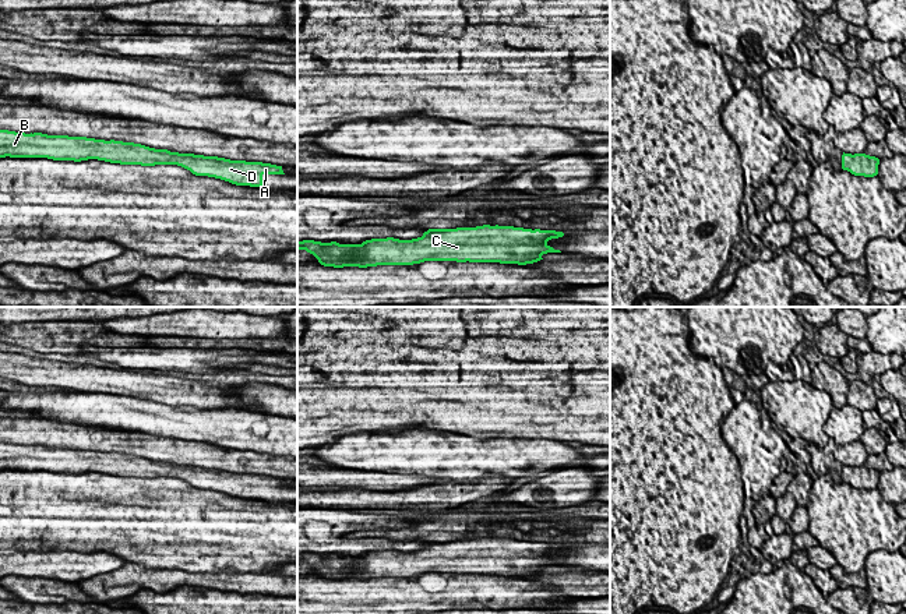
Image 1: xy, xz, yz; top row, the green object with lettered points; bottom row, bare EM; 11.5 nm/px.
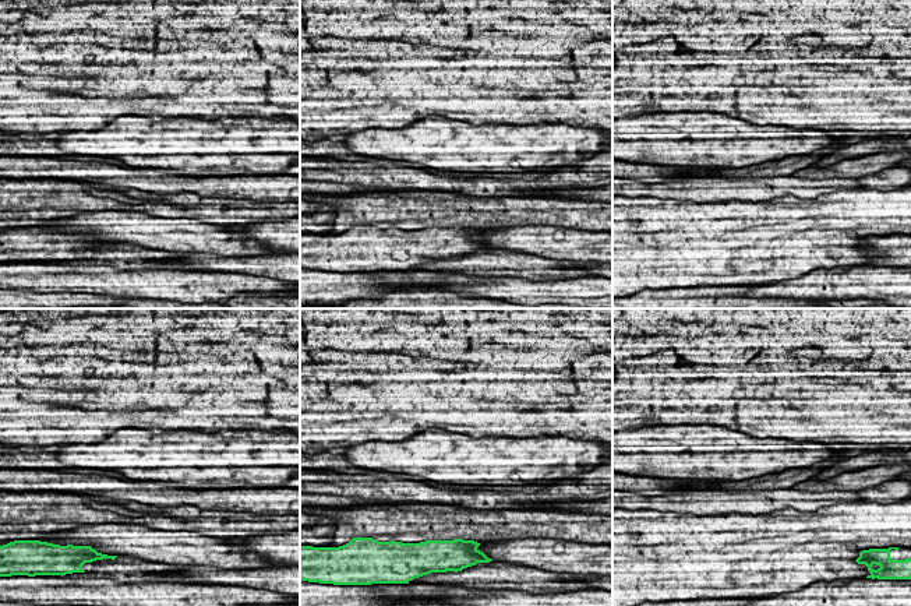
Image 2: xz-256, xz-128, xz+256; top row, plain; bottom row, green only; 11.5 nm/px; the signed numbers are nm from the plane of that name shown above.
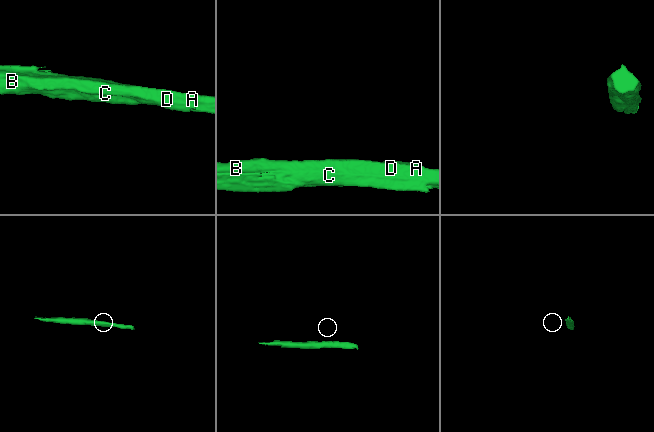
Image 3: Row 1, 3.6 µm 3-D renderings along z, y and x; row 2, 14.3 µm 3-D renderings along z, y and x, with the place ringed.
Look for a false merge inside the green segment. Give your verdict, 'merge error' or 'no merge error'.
merge error

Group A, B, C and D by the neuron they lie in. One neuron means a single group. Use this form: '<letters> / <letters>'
A B C / D

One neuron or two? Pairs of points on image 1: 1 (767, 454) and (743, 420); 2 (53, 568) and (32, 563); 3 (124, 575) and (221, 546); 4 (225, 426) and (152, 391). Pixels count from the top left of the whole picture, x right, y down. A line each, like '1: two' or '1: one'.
1: one
2: one
3: two
4: two

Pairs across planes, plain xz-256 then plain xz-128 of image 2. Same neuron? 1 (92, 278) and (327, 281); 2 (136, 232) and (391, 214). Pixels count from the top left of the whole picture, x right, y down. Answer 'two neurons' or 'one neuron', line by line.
1: two neurons
2: two neurons

